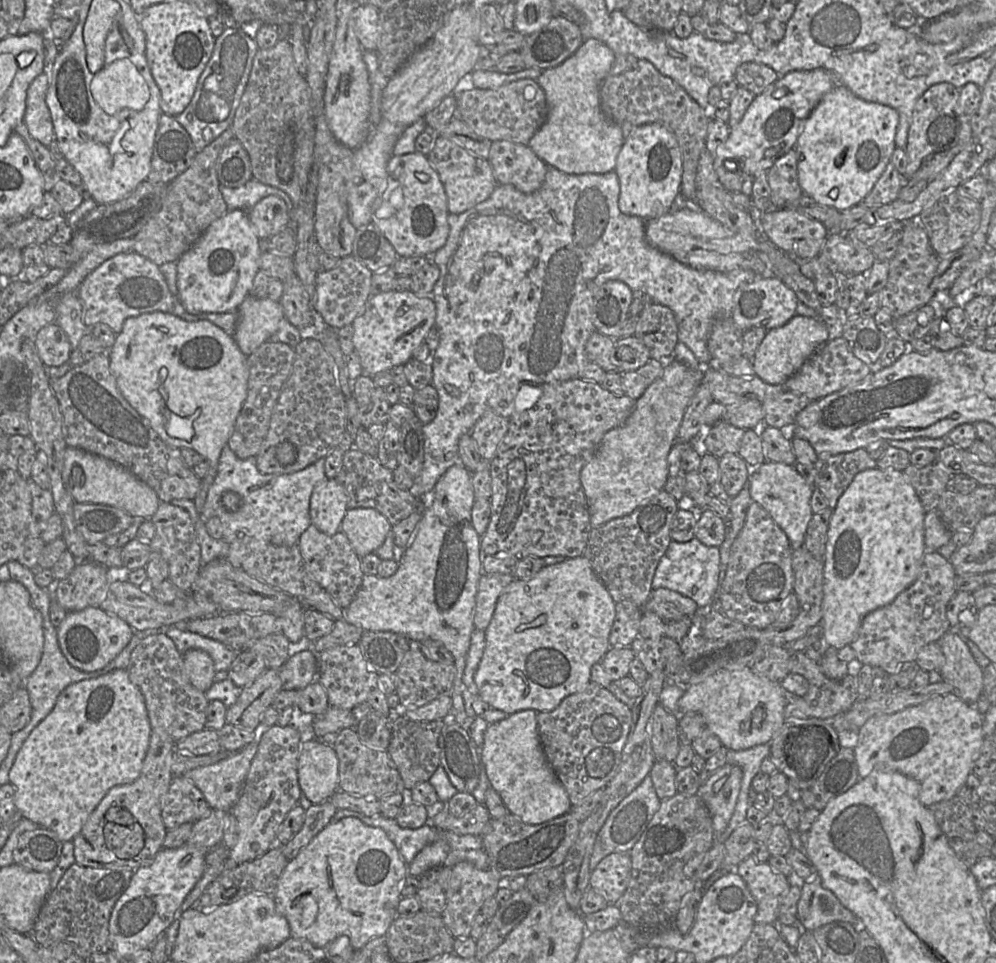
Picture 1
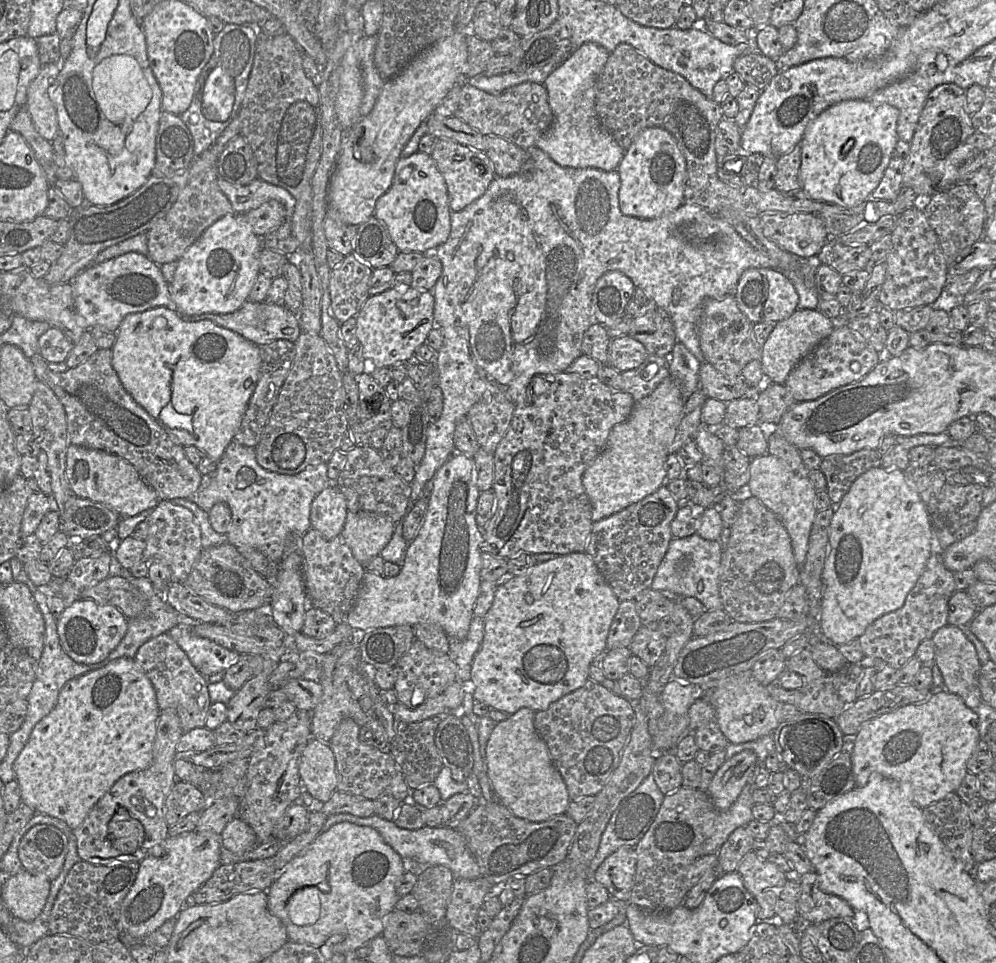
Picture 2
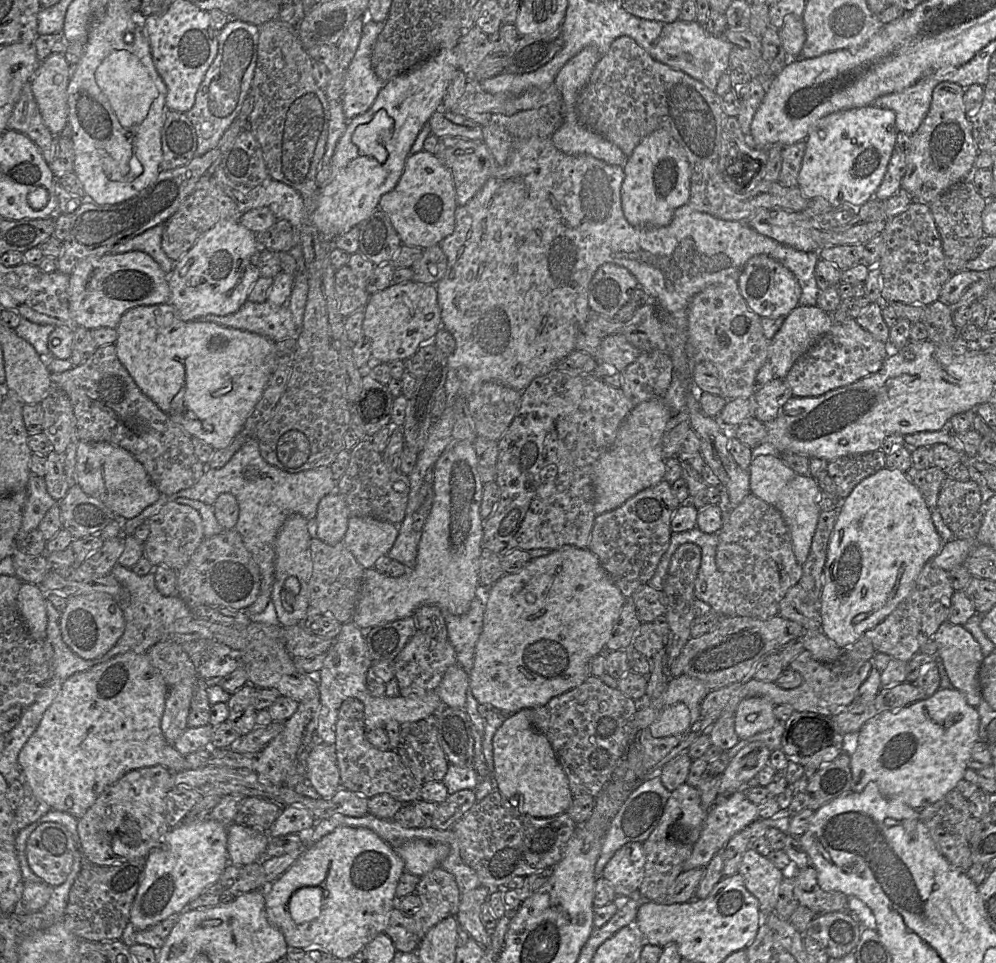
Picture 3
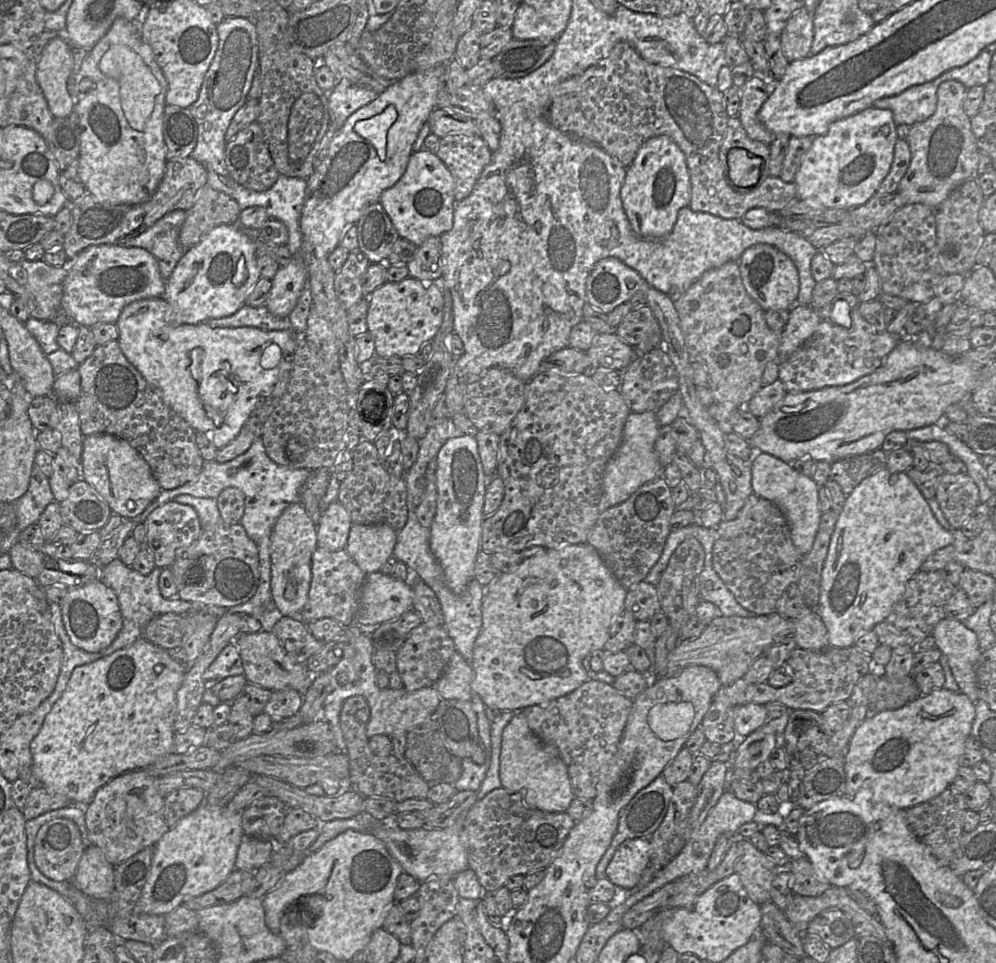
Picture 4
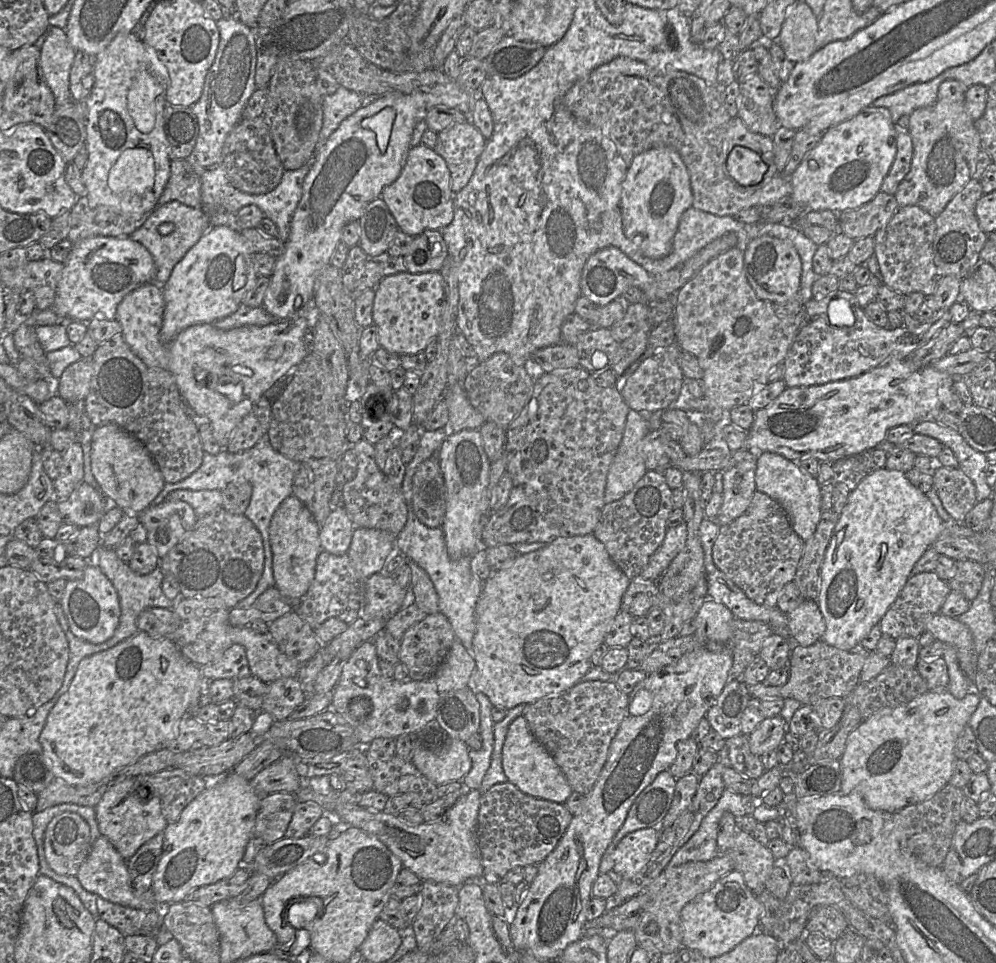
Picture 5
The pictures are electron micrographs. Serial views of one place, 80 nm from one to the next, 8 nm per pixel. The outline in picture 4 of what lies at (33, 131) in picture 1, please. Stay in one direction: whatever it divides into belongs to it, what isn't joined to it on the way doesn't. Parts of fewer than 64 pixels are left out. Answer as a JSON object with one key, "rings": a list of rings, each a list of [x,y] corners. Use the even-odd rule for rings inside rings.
{"rings":[[[60,36],[52,38],[37,60],[36,80],[54,118],[69,117],[74,111],[74,99],[68,92],[72,68],[72,46]]]}

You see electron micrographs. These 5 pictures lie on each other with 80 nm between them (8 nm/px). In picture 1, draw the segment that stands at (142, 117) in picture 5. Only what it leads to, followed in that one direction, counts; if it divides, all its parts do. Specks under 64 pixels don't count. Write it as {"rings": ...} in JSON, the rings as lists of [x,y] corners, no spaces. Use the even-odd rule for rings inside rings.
{"rings":[[[128,58],[115,60],[95,73],[91,82],[91,93],[97,104],[111,116],[123,109],[140,111],[150,99],[146,81]]]}

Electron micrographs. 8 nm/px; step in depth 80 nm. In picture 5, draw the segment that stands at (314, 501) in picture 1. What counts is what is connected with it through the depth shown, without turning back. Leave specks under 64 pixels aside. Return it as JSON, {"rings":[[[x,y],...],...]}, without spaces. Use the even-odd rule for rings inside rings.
{"rings":[[[344,506],[335,507],[320,527],[319,539],[322,550],[334,555],[347,554],[354,529]]]}

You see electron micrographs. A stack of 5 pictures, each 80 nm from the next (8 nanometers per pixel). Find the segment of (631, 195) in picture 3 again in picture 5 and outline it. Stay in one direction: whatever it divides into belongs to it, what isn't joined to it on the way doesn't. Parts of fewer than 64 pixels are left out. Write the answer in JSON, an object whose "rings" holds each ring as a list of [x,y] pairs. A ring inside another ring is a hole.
{"rings":[[[655,146],[638,154],[628,167],[622,183],[620,210],[625,235],[638,243],[648,258],[661,259],[672,250],[673,238],[677,231],[681,215],[693,203],[690,175],[680,154],[670,146]]]}

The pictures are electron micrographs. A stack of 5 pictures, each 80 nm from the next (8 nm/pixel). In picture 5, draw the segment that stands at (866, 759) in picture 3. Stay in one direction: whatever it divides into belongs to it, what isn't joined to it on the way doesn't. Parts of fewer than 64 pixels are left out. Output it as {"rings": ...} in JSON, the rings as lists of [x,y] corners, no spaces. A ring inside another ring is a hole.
{"rings":[[[947,690],[928,691],[906,704],[885,708],[863,720],[848,736],[845,751],[840,758],[841,793],[848,795],[861,785],[861,794],[869,808],[890,813],[932,797],[949,784],[957,759],[955,756],[957,739],[969,723],[980,698],[975,690],[969,691],[962,699],[955,698]]]}

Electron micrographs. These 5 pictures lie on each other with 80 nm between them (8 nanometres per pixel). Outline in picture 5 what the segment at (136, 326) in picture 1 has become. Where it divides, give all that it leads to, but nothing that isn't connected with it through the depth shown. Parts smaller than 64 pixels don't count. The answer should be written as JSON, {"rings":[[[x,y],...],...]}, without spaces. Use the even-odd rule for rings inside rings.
{"rings":[[[148,282],[127,294],[117,306],[116,320],[121,324],[122,335],[133,353],[148,367],[169,371],[187,407],[198,421],[208,421],[218,444],[224,449],[239,422],[259,398],[282,382],[309,353],[309,324],[304,317],[275,320],[266,326],[243,326],[221,330],[212,324],[196,324],[182,330],[171,342],[163,343],[160,330],[164,314],[164,296],[161,285]]]}

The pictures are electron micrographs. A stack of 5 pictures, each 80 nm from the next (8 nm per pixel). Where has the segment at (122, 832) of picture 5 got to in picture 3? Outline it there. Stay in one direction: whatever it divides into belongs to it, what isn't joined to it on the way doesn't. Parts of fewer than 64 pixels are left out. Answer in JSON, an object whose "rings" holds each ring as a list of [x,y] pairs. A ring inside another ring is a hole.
{"rings":[[[156,765],[127,772],[105,789],[78,820],[80,852],[86,861],[99,866],[113,866],[146,857],[160,845],[170,829],[166,822],[166,795],[174,786],[173,773],[162,765]],[[126,817],[132,817],[138,824],[133,844],[124,844],[120,837],[119,826]]]}

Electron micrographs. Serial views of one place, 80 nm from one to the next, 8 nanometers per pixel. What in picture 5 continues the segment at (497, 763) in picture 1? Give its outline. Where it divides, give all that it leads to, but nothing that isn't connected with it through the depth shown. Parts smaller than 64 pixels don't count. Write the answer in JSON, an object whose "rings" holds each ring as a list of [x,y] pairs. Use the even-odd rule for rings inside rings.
{"rings":[[[523,715],[515,718],[508,727],[502,751],[502,767],[509,782],[535,798],[564,804],[573,792],[553,756],[533,735]]]}

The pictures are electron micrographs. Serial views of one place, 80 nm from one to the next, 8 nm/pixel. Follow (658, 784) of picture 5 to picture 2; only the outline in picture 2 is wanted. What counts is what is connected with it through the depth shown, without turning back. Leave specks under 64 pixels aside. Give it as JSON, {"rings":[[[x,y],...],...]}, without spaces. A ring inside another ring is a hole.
{"rings":[[[650,774],[634,792],[622,800],[608,822],[602,834],[599,848],[591,861],[591,877],[609,855],[622,846],[635,847],[638,844],[657,816],[664,798],[665,795],[658,788],[654,777]]]}

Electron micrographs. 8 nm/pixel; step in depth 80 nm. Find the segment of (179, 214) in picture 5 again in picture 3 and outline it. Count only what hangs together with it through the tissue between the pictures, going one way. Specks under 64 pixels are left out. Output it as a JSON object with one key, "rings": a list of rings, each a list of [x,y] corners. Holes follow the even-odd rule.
{"rings":[[[158,224],[124,243],[114,245],[109,253],[120,254],[134,250],[142,251],[158,263],[164,273],[170,274],[176,262],[170,259],[162,249],[163,230],[164,224]]]}

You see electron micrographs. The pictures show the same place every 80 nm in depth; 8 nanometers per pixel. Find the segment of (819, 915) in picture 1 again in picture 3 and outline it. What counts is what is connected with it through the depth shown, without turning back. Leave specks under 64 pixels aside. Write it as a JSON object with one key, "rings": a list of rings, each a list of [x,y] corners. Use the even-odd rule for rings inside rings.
{"rings":[[[812,865],[798,870],[794,880],[794,894],[799,905],[808,907],[817,915],[829,912],[850,913],[848,896],[821,889],[817,883],[817,871]]]}

